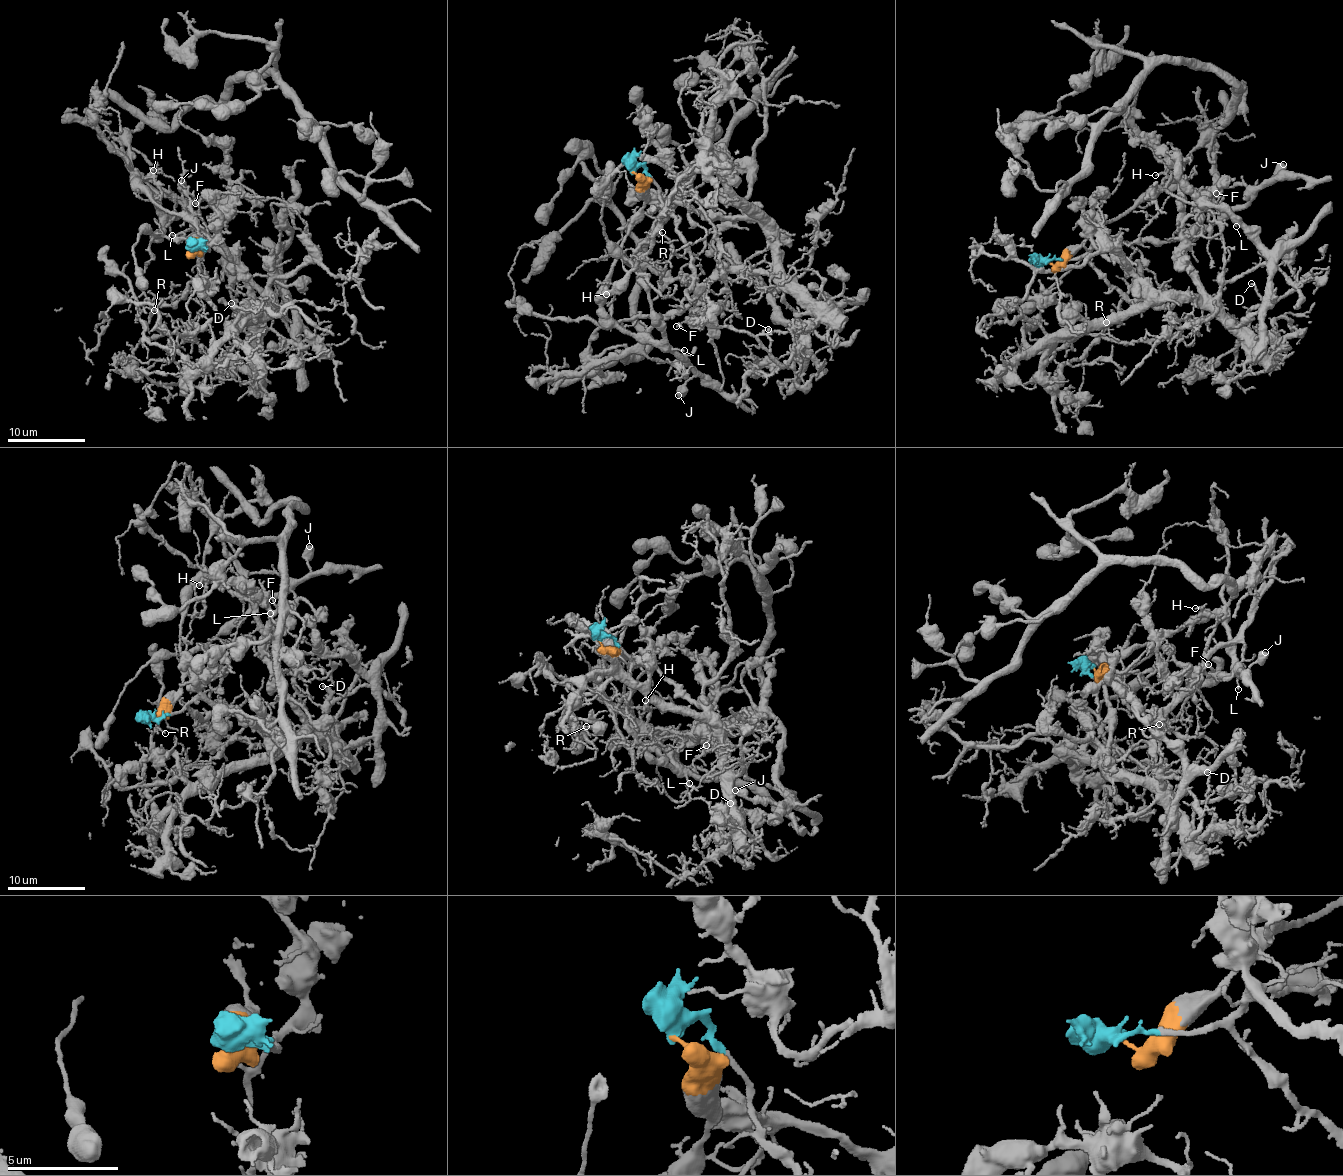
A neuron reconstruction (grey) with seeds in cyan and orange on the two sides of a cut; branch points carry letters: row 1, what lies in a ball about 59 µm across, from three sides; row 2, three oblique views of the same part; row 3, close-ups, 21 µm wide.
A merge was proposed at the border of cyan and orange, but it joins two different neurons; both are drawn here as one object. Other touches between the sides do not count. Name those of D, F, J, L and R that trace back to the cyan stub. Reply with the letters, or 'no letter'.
D, F, R

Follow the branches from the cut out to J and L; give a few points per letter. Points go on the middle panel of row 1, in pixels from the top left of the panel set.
J: (632, 172), (637, 175), (644, 201), (616, 261), (604, 309), (619, 326), (688, 360), (694, 374), (678, 395)
L: (632, 172), (637, 175), (644, 201), (616, 261), (602, 302), (604, 309), (619, 326), (684, 351)

